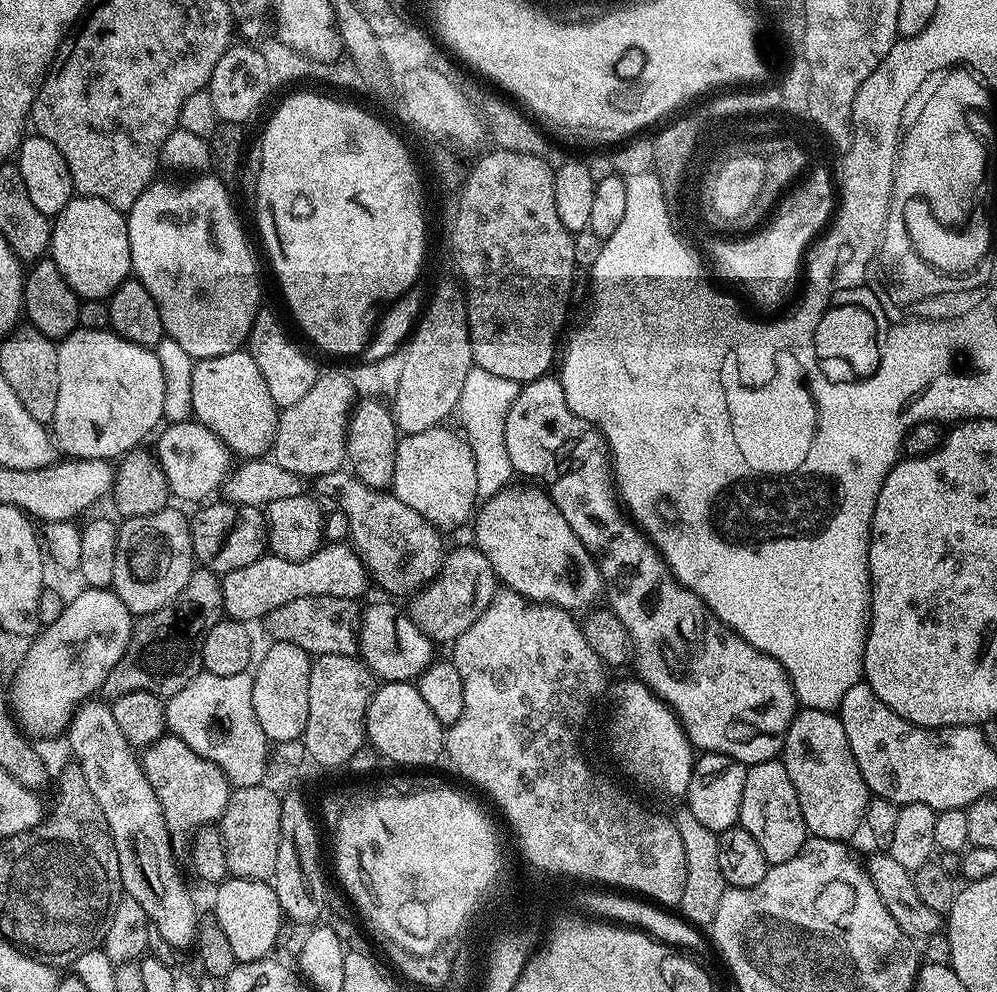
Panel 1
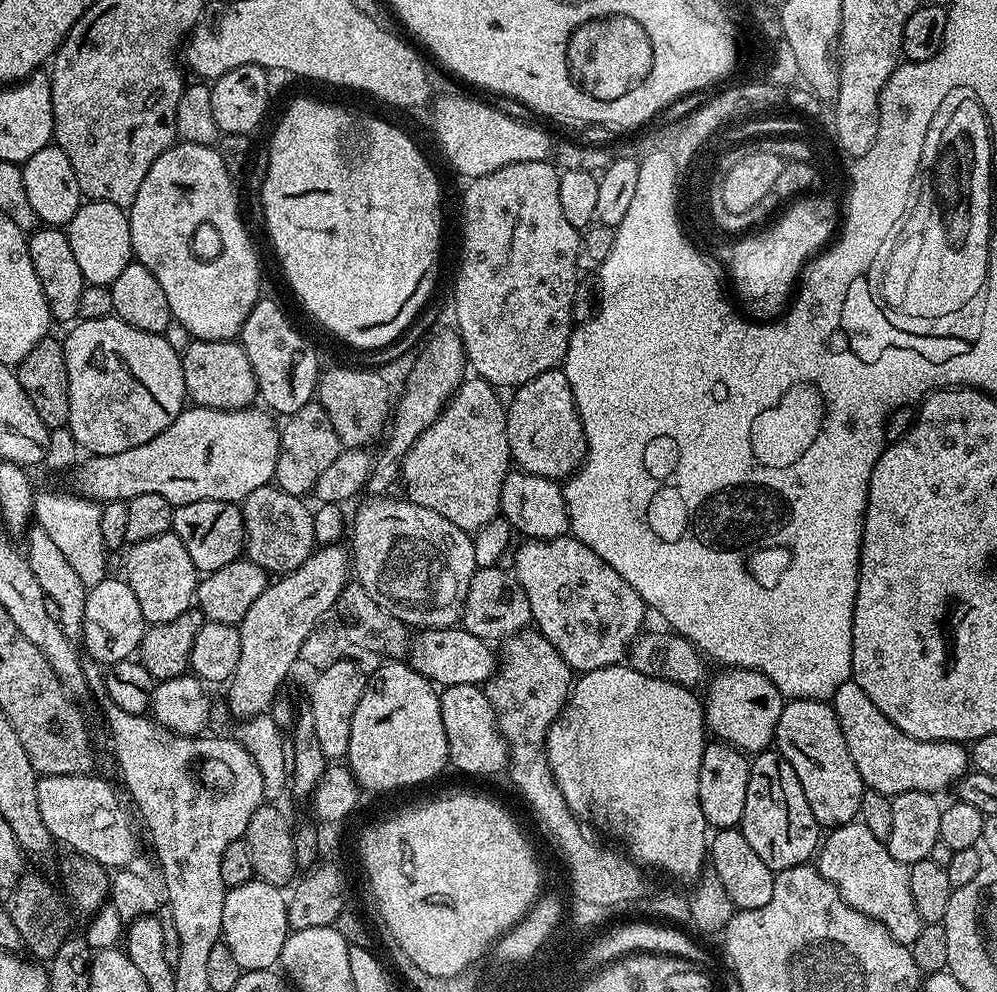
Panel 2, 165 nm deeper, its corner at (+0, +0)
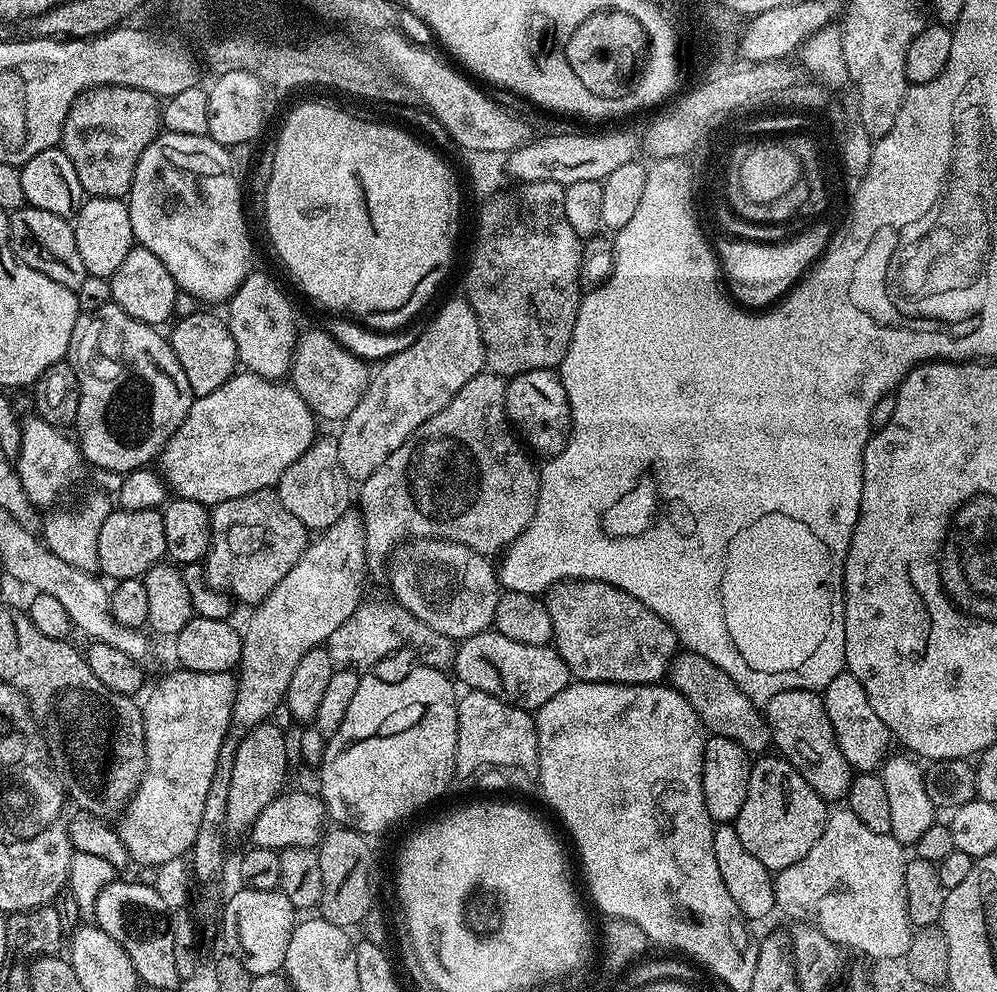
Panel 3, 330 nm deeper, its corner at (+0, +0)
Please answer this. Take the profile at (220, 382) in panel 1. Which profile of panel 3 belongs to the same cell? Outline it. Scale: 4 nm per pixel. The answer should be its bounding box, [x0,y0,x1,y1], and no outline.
[170,310,238,397]

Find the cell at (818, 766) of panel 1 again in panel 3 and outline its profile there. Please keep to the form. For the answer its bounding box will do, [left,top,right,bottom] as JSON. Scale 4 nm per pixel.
[762,690,854,802]

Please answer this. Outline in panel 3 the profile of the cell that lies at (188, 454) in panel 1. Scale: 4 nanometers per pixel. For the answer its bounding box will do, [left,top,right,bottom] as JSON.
[158,370,318,506]

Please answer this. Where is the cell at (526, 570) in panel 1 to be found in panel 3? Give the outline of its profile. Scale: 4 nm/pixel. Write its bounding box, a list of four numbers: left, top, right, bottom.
[546,580,678,684]

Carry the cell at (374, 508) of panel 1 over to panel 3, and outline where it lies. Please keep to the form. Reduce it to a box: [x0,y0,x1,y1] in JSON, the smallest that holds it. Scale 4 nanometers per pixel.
[388,539,502,642]

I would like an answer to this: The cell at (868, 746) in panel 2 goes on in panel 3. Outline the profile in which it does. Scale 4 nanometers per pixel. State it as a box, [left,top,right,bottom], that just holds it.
[823,671,890,773]

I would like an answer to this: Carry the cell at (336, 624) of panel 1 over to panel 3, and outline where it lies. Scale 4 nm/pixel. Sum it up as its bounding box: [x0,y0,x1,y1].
[326,599,454,670]

